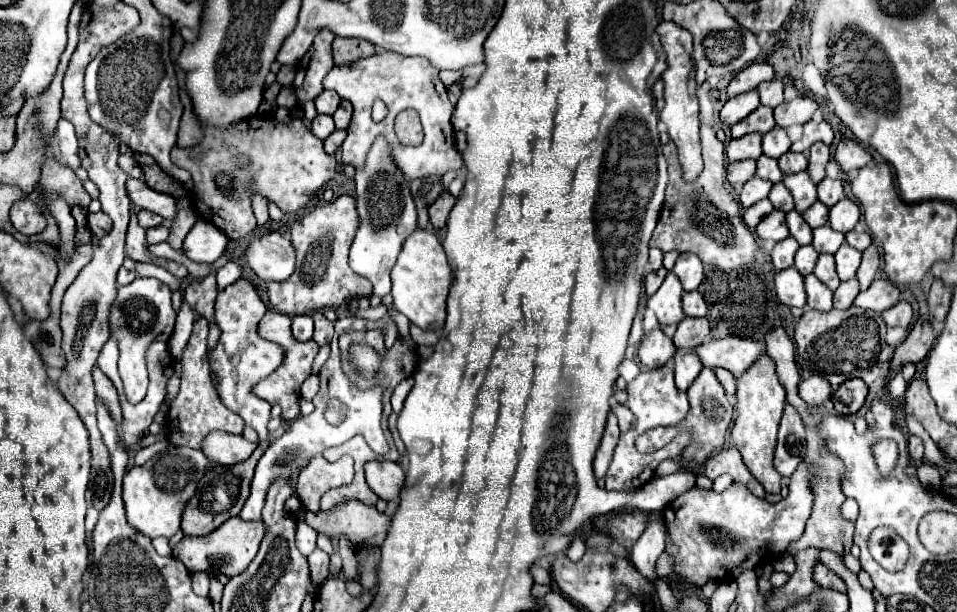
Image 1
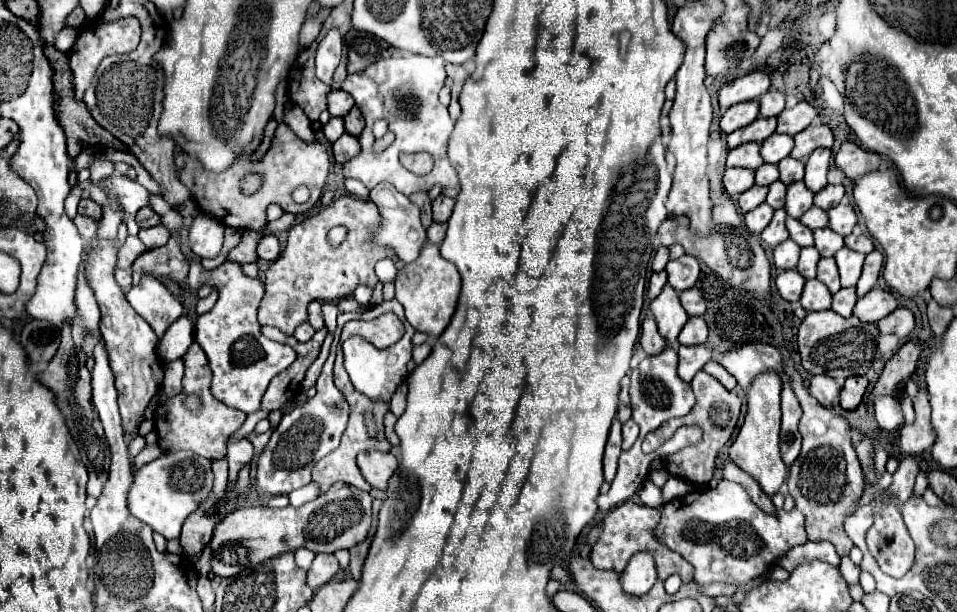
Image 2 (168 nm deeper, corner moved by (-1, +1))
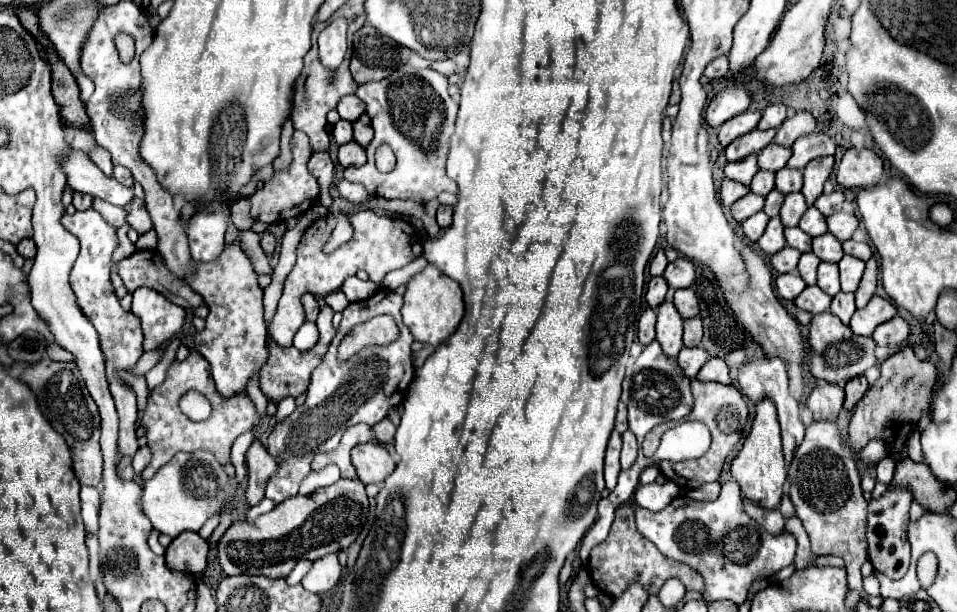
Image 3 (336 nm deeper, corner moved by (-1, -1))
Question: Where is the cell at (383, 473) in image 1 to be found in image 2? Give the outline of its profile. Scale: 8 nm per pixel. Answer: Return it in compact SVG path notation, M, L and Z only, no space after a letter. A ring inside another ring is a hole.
M384 452L358 454L358 468L372 488L386 490L390 476L398 468L398 458L390 452L388 454L384 454Z

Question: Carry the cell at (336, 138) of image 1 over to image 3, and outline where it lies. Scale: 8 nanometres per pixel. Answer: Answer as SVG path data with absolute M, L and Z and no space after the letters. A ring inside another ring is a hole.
M348 142L348 144L340 146L338 160L340 160L340 164L344 168L362 166L362 164L366 164L366 150L360 144L356 144L356 142Z

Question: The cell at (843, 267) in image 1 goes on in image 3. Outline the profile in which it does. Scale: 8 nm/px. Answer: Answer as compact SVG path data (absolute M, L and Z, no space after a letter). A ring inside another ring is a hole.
M844 256L840 262L840 282L842 282L842 292L856 292L862 272L864 272L864 262L854 258L854 256Z

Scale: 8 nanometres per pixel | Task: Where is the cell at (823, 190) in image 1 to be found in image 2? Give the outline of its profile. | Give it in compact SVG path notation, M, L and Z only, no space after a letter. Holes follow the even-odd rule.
M828 184L828 186L824 186L820 192L816 192L814 204L816 204L818 208L822 208L822 210L830 210L830 208L834 208L836 204L840 204L842 196L844 196L844 186L842 186L842 184L840 184L840 186Z

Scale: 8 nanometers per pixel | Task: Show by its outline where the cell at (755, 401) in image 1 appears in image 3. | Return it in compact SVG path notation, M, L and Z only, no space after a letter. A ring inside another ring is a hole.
M760 400L756 404L752 430L738 456L732 460L730 472L732 478L740 484L744 498L748 498L752 504L760 508L768 508L768 510L778 508L782 500L782 486L786 480L786 464L784 464L782 444L780 444L780 424L776 418L776 408L774 404L770 404L770 400Z

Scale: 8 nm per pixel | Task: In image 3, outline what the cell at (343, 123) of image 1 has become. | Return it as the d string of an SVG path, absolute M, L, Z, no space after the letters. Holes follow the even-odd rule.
M362 114L360 120L356 120L352 126L354 126L354 140L360 146L366 148L374 138L374 132L372 132L372 126L370 126L370 118L366 114Z

